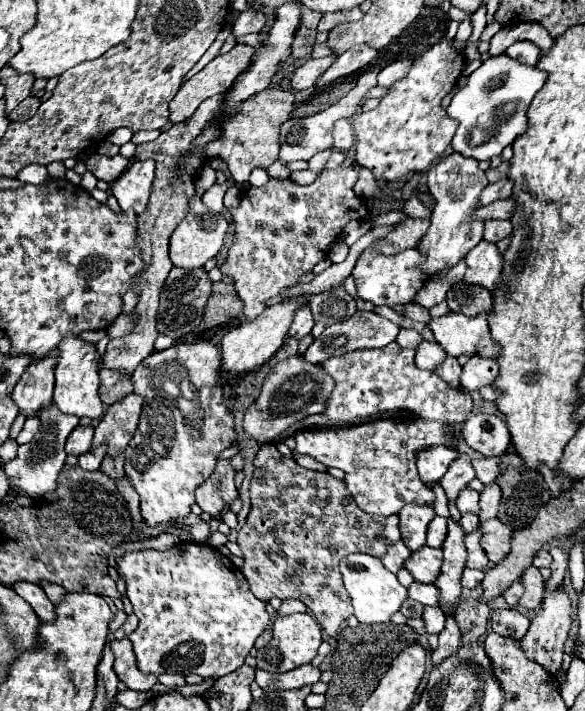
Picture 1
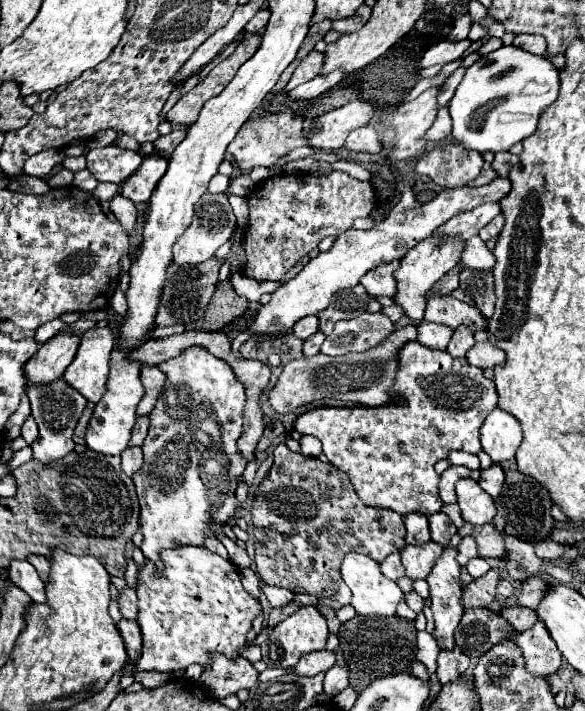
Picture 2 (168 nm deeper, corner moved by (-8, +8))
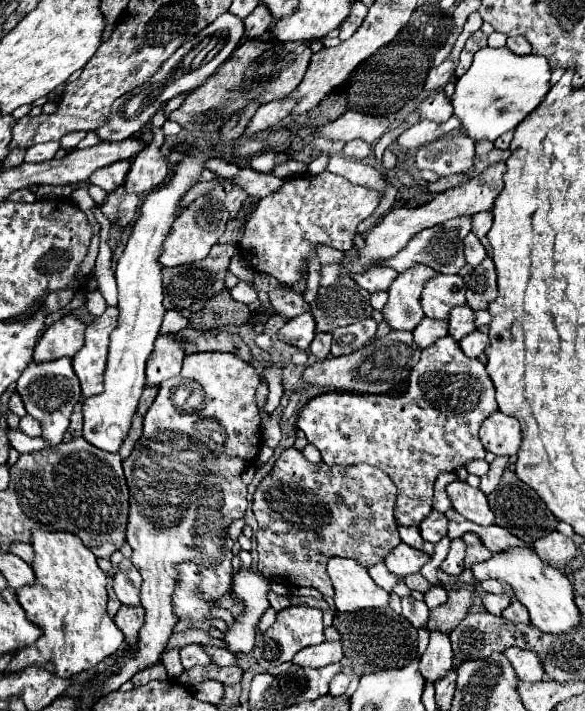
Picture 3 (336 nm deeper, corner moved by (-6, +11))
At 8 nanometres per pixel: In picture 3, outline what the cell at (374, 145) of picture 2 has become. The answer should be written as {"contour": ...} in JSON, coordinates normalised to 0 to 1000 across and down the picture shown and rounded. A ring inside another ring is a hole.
{"contour":[[[603,195],[603,198],[590,201],[590,207],[586,207],[586,218],[600,221],[600,224],[624,224],[634,218],[634,212],[638,212],[638,207],[617,195]]]}

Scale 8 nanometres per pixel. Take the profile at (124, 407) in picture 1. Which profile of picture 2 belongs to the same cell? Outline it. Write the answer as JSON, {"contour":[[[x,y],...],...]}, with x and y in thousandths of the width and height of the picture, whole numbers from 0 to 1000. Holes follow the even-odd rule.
{"contour":[[[244,515],[241,518],[241,540],[248,546],[248,554],[234,571],[234,582],[238,585],[251,585],[258,582],[265,565],[268,565],[268,557],[279,546],[279,537],[282,537],[282,526],[275,520],[268,520],[265,515]]]}

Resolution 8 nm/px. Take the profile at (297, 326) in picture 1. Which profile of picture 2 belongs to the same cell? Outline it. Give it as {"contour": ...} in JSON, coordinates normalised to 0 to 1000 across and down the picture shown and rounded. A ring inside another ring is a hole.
{"contour":[[[521,444],[521,447],[515,447],[515,450],[501,459],[501,470],[504,470],[508,475],[521,478],[521,475],[528,475],[532,470],[542,467],[542,459],[545,459],[542,444]]]}

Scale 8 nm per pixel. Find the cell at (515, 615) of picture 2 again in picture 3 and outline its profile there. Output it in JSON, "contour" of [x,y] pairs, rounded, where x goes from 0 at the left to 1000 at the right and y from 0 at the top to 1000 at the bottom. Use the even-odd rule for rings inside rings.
{"contour":[[[874,842],[874,851],[860,859],[860,868],[877,876],[904,876],[904,862],[884,842]]]}

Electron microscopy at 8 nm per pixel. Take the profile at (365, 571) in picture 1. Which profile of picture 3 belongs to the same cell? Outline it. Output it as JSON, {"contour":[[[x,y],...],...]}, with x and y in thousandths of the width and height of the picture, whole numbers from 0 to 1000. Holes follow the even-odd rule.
{"contour":[[[566,783],[559,789],[559,809],[573,828],[573,857],[583,862],[665,851],[665,834],[644,826],[627,800],[603,786]]]}

